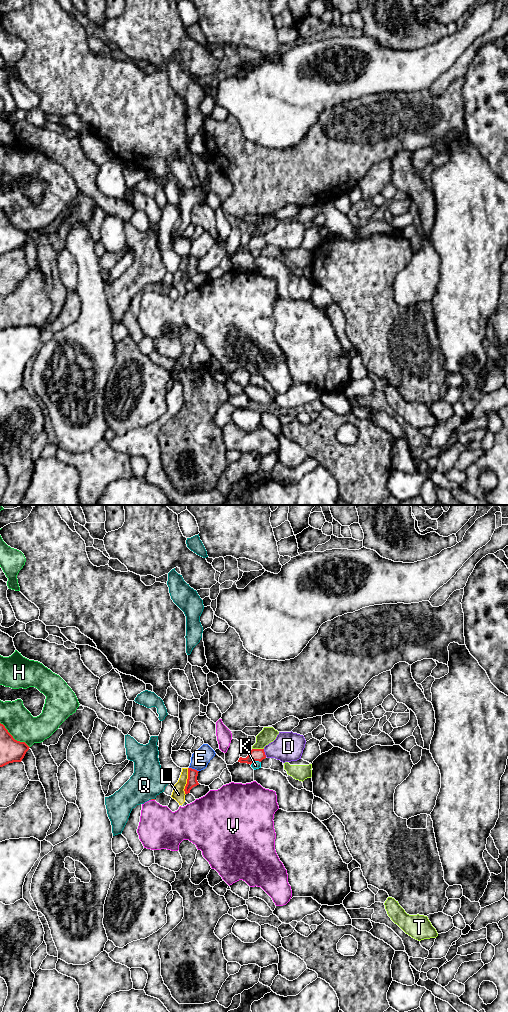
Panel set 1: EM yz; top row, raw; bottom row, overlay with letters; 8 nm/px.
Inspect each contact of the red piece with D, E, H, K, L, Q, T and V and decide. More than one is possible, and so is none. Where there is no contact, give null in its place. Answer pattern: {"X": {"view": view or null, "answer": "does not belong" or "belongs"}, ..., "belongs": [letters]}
{"D": {"view": "yz", "answer": "belongs"}, "E": {"view": "yz", "answer": "does not belong"}, "H": {"view": "yz", "answer": "does not belong"}, "K": {"view": "yz", "answer": "does not belong"}, "L": {"view": "yz", "answer": "does not belong"}, "Q": {"view": "yz", "answer": "does not belong"}, "T": {"view": "yz", "answer": "does not belong"}, "V": {"view": "yz", "answer": "does not belong"}, "belongs": ["D"]}

